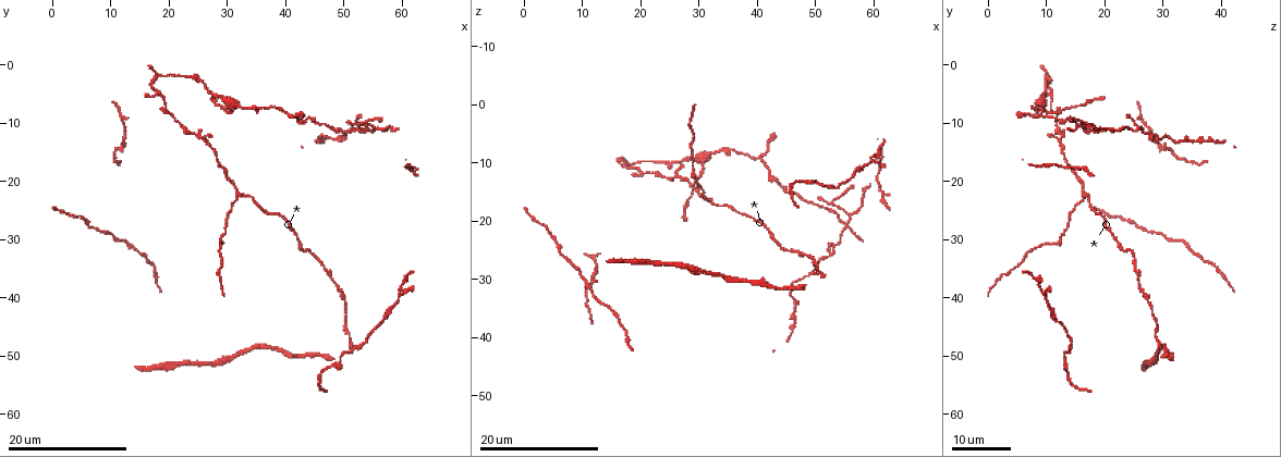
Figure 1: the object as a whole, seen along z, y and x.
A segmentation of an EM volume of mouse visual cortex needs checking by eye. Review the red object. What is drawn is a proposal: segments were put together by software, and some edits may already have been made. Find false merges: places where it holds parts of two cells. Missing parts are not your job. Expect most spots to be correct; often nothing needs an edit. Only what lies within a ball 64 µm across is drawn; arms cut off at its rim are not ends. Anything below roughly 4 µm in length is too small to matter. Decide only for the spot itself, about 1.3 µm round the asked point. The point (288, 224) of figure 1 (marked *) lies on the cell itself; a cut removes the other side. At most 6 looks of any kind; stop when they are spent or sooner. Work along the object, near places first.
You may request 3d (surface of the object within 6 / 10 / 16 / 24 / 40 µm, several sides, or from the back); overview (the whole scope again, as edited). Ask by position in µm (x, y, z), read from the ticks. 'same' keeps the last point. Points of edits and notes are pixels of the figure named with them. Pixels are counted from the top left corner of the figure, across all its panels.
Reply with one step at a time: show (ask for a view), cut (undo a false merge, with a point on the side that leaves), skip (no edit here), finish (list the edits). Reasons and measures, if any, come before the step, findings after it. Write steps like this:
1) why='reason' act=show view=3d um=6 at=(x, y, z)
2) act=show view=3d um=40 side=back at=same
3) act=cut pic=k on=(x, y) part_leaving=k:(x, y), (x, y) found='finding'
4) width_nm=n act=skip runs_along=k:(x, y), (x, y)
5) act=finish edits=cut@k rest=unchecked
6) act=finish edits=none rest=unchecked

why='thick turns thin' act=show view=3d um=16 at=(43.0, 32.0, 23.5)

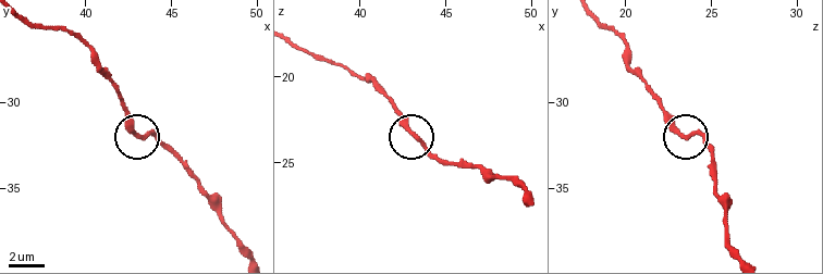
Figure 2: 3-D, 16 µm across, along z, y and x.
act=show view=3d um=10 at=(43.3, 32.1, 23.3)

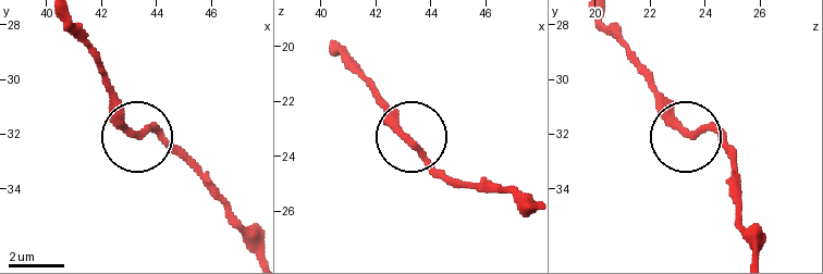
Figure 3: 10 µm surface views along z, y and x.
act=skip runs_along=3:(61, 19), (122, 123), (175, 145) found='all the same cell'

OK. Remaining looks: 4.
why='arms part here' act=show view=3d um=24 at=(31.5, 22.5, 16.5)

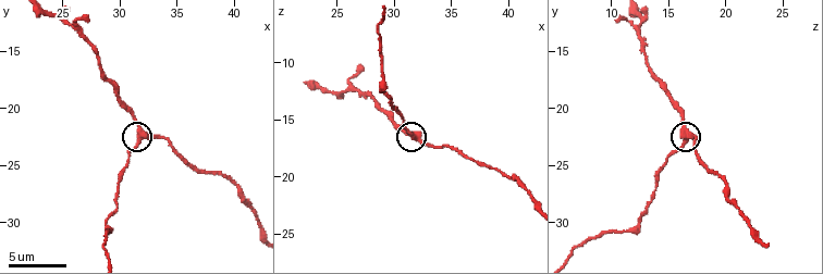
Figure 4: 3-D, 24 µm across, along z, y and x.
act=show view=3d um=6 at=(31.6, 22.6, 16.6)

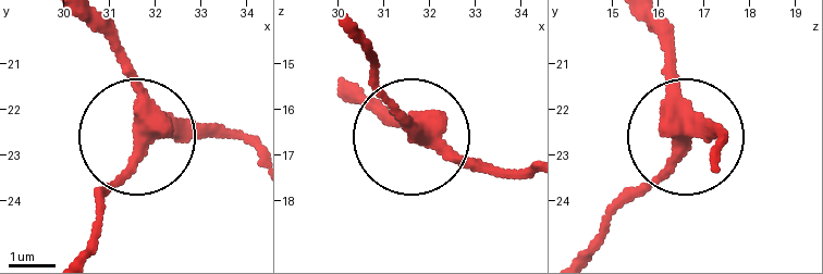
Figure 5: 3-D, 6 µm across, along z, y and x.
side_arm_um=28 act=skip runs_along=5:(248, 142), (144, 139), (97, 218) found='continuous, no second cell'

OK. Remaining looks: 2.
why='a narrow waist' act=show view=3d um=16 at=(43.5, 9.5, 13.5)

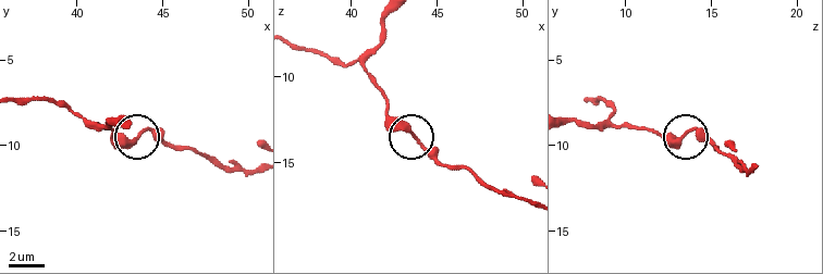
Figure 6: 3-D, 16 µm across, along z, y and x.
act=show view=3d um=10 at=(43.7, 9.2, 13.5)

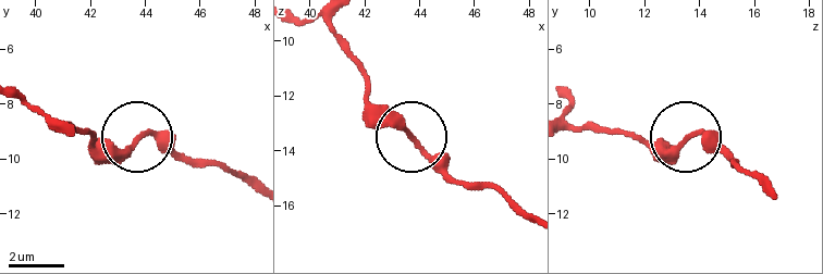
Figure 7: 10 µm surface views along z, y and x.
act=skip found='all the same cell'

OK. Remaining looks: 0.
act=finish edits=none rest=unchecked

